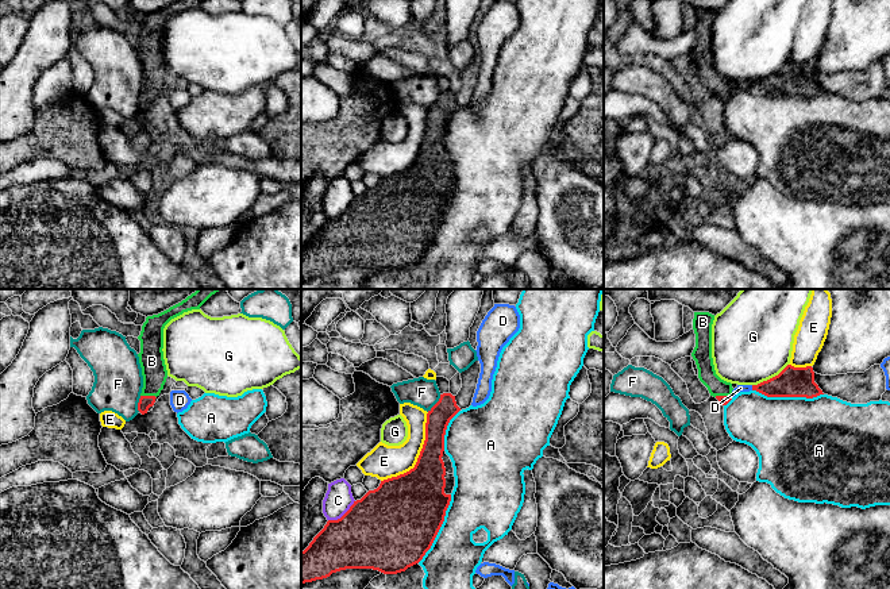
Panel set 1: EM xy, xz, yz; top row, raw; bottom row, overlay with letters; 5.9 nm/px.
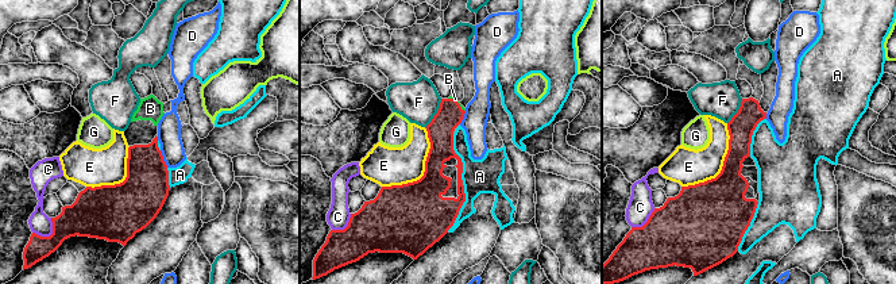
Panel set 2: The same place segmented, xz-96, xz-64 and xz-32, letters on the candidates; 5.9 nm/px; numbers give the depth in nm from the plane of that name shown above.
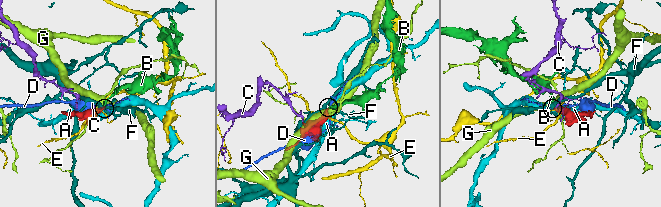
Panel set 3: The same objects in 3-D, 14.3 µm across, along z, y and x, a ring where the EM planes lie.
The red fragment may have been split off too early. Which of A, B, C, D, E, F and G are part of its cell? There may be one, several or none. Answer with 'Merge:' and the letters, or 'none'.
Merge: B

